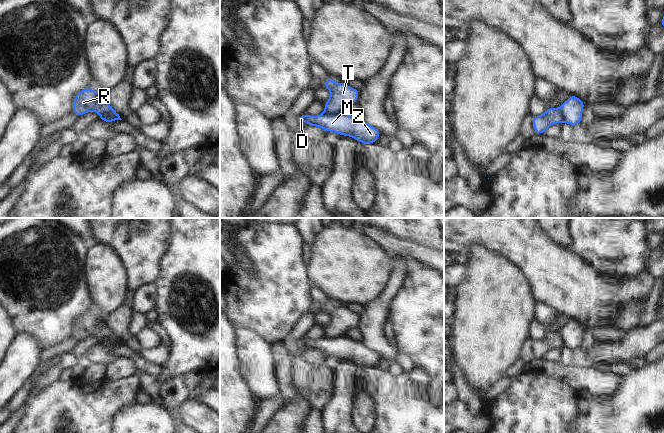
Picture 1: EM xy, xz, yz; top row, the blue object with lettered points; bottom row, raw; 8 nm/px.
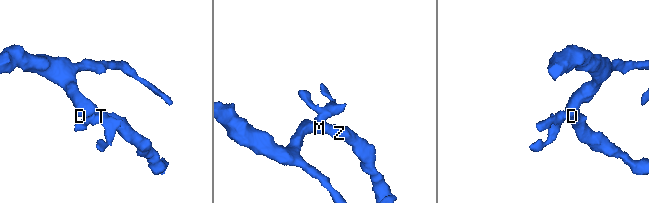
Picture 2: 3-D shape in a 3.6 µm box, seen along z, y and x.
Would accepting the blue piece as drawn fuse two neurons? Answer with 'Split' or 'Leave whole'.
Split

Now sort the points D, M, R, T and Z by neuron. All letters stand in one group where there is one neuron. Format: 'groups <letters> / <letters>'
groups D M R Z / T

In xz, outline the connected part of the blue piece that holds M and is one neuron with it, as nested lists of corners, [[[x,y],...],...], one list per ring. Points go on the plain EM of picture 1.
[[[323,336],[317,340],[307,338],[298,339],[299,346],[306,346],[307,350],[315,350],[326,356],[335,356],[340,360],[350,360],[357,366],[361,365],[364,371],[370,367],[377,367],[382,357],[378,352],[371,350],[362,342],[357,342],[342,336]]]

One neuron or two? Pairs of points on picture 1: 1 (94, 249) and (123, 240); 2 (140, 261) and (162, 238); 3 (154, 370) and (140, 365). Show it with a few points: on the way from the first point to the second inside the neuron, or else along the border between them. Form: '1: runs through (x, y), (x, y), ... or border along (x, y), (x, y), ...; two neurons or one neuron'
1: border along (95, 241), (108, 245), (122, 263); two neurons
2: runs through (145, 255), (156, 244); one neuron
3: runs through (151, 369), (143, 365); one neuron

